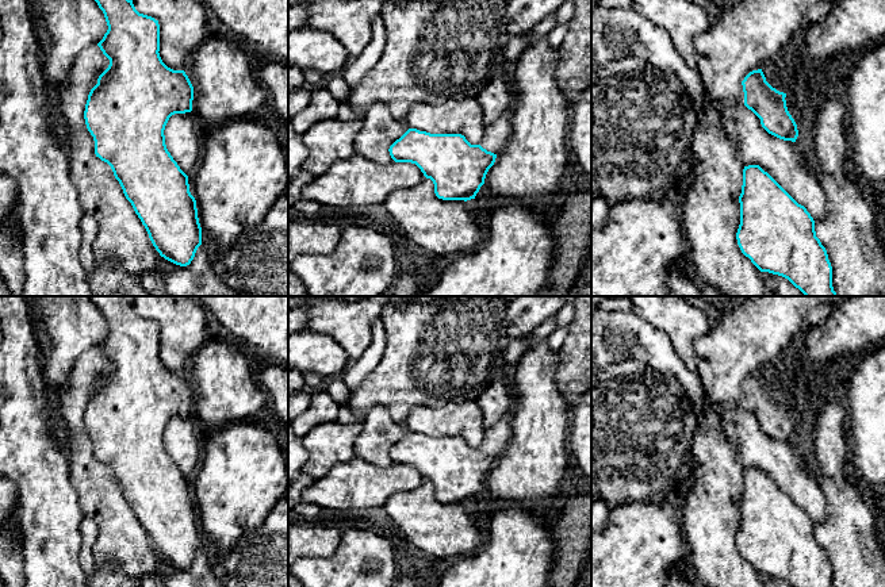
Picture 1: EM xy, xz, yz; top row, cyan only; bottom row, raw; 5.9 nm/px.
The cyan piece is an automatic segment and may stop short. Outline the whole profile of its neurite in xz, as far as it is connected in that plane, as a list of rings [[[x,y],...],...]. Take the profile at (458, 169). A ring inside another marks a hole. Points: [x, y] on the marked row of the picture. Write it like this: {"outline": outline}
{"outline": [[[512,104],[486,128],[480,145],[471,145],[461,134],[430,134],[409,128],[388,149],[395,162],[415,164],[434,184],[442,200],[475,199],[489,169],[512,133]]]}

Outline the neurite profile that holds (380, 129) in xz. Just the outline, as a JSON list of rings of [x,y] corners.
[[[383,103],[372,104],[365,111],[365,115],[361,120],[363,127],[355,138],[356,154],[382,165],[394,162],[388,149],[396,139],[399,139],[409,130],[406,122],[395,119],[390,112],[388,107]]]

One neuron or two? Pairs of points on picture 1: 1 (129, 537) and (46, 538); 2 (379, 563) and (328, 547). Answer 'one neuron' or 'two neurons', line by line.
1: two neurons
2: two neurons

